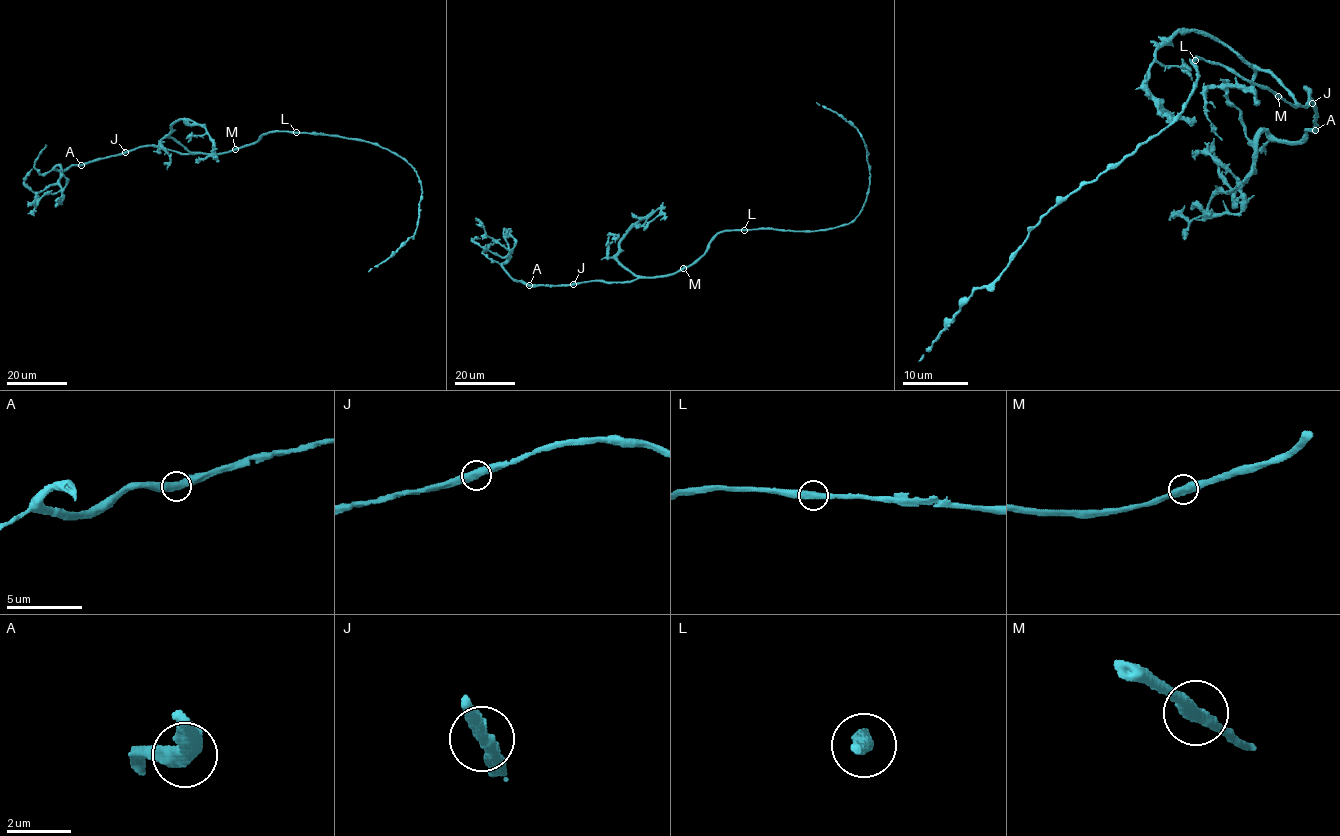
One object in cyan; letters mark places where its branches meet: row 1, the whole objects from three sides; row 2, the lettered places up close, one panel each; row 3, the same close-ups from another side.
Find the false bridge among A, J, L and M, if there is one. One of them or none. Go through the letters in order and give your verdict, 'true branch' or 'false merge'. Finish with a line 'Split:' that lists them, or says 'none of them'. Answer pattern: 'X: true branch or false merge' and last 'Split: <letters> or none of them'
A: true branch
J: true branch
L: true branch
M: true branch
Split: none of them

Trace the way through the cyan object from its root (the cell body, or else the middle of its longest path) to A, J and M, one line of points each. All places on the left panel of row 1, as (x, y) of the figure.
A: (265, 134), (253, 143), (223, 153), (182, 153), (161, 146), (141, 146), (82, 165)
J: (265, 134), (253, 143), (223, 153), (182, 153), (154, 146), (141, 146), (125, 152)
M: (265, 134), (235, 149)

